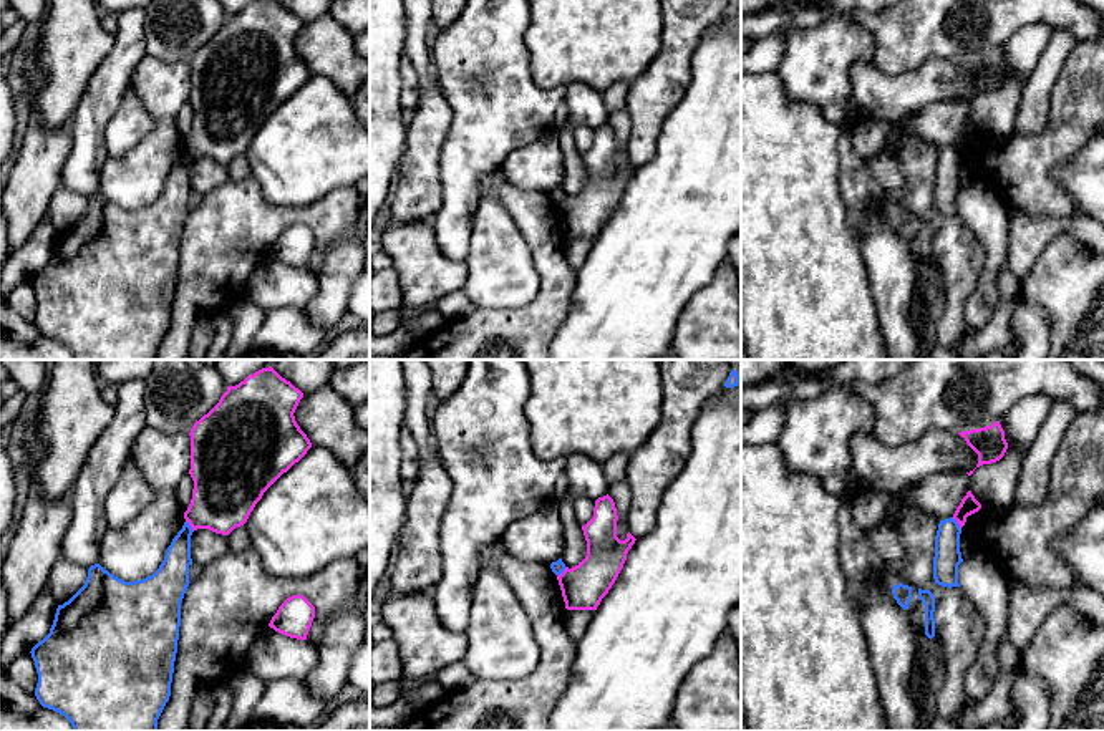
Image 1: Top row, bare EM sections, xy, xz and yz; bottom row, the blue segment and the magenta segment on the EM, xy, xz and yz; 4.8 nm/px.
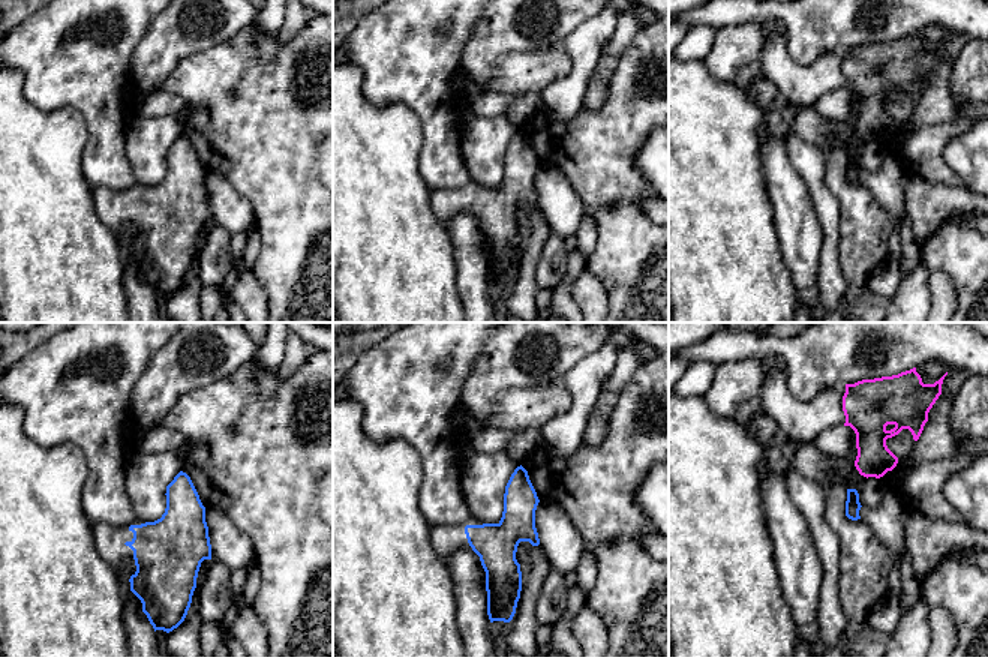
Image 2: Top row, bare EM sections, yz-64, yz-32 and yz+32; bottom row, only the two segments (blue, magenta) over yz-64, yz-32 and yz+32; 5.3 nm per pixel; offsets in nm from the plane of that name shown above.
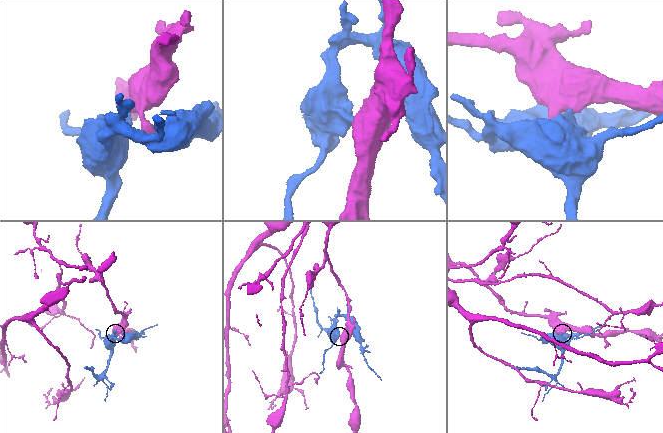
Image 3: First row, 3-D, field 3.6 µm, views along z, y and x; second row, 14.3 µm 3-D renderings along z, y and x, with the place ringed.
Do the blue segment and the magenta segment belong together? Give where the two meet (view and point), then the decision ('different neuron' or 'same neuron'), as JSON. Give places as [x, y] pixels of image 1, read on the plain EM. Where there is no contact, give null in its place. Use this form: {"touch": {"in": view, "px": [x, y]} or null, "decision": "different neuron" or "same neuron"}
{"touch": {"in": "yz", "px": [957, 153]}, "decision": "different neuron"}

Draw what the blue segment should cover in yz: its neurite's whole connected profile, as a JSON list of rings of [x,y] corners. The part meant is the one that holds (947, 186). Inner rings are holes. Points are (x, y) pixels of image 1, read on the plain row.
[[[953,146],[940,149],[935,164],[933,207],[942,215],[960,215],[958,194],[963,191],[960,162],[961,157]]]

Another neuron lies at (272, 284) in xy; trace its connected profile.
[[[270,255],[262,259],[244,287],[244,297],[265,312],[282,307],[303,310],[317,292],[315,274],[285,265]]]

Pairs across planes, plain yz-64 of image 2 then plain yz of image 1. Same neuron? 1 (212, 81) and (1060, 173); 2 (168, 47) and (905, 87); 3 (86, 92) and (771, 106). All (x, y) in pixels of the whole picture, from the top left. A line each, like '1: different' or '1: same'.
1: different
2: different
3: different

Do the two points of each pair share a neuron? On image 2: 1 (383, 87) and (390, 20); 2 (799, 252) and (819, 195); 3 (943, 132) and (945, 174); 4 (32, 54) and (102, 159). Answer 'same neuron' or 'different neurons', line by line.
1: same neuron
2: different neurons
3: same neuron
4: same neuron

